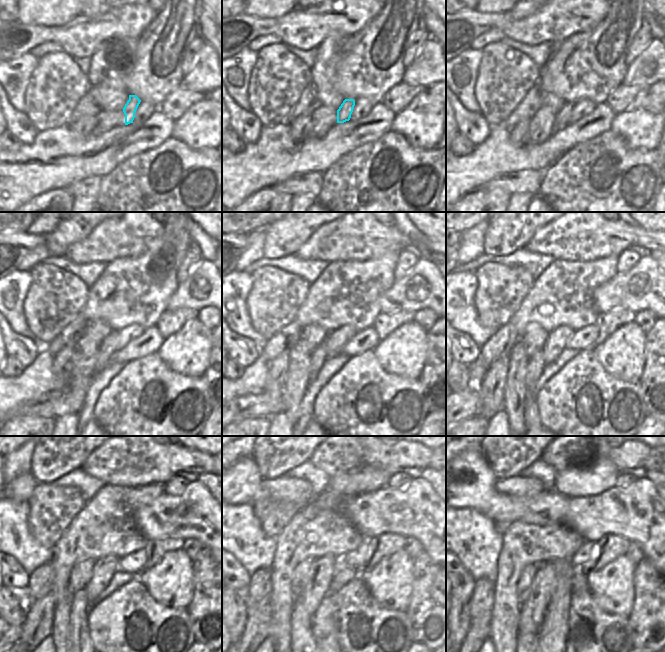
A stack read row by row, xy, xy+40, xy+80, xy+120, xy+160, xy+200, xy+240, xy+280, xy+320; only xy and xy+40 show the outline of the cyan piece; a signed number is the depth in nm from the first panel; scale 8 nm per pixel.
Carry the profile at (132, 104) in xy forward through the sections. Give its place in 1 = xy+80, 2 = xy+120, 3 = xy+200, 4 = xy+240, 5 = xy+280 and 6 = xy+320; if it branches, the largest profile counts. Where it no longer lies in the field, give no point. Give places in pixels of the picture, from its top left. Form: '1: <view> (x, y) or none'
1: xy+80 (562, 117)
2: xy+120 (108, 346)
3: xy+200 (536, 365)
4: xy+240 (80, 607)
5: xy+280 (302, 639)
6: xy+320 (523, 639)

